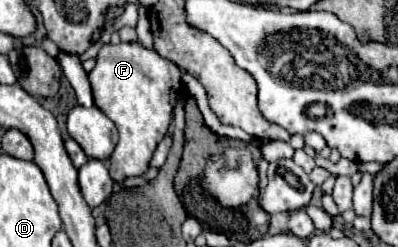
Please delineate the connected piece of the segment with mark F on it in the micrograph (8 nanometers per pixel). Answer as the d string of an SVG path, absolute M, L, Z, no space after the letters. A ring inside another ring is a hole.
M136 40L136 42L104 44L96 56L96 66L88 74L88 78L90 78L90 86L94 94L94 104L116 124L118 134L120 134L120 140L110 156L110 176L116 182L122 182L128 176L140 176L142 172L148 170L148 162L152 158L156 144L168 132L176 92L182 88L182 82L180 82L182 70L172 60L160 56L154 48L146 48Z

